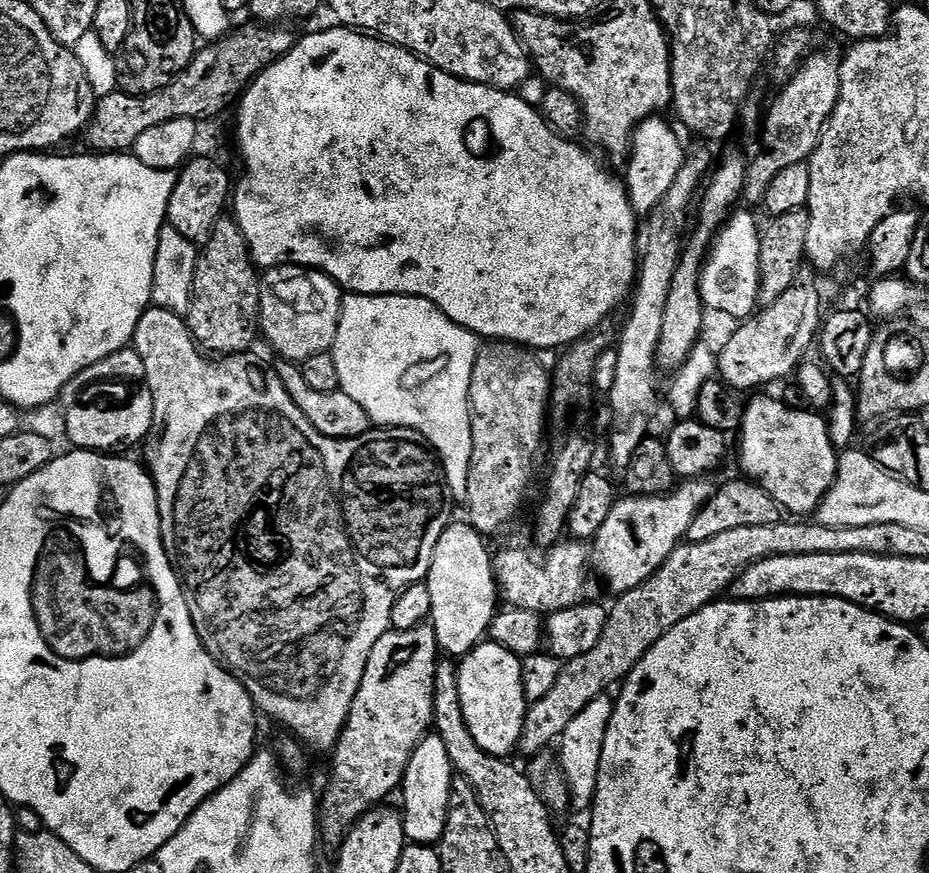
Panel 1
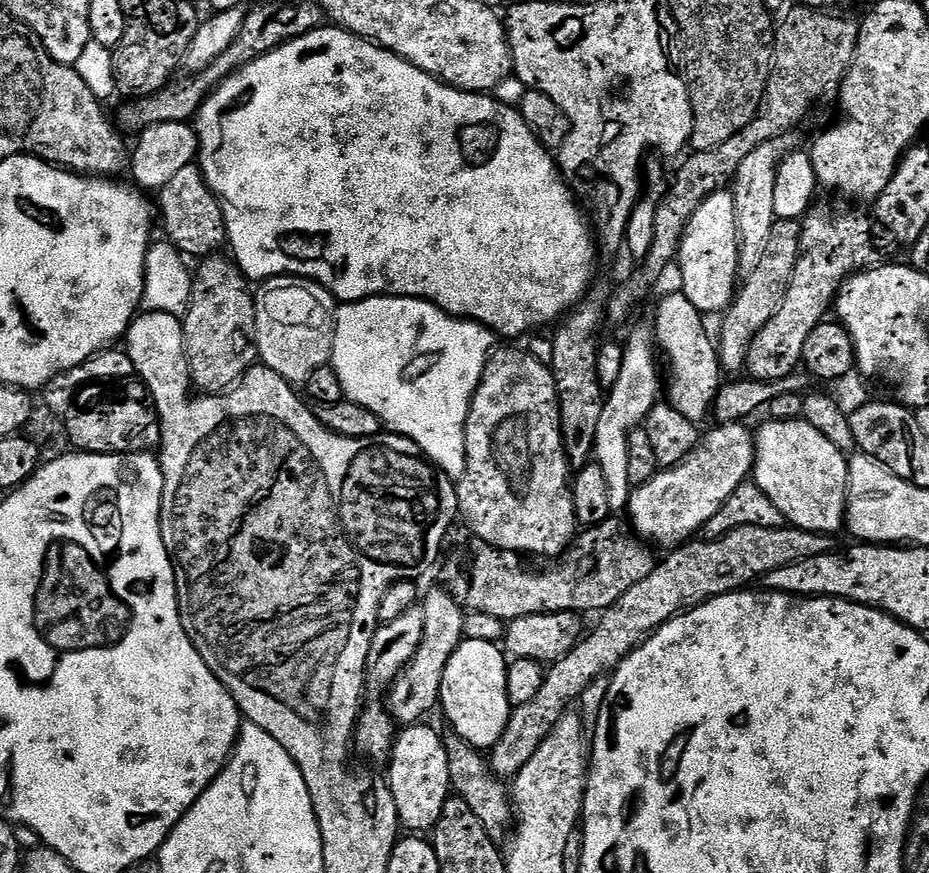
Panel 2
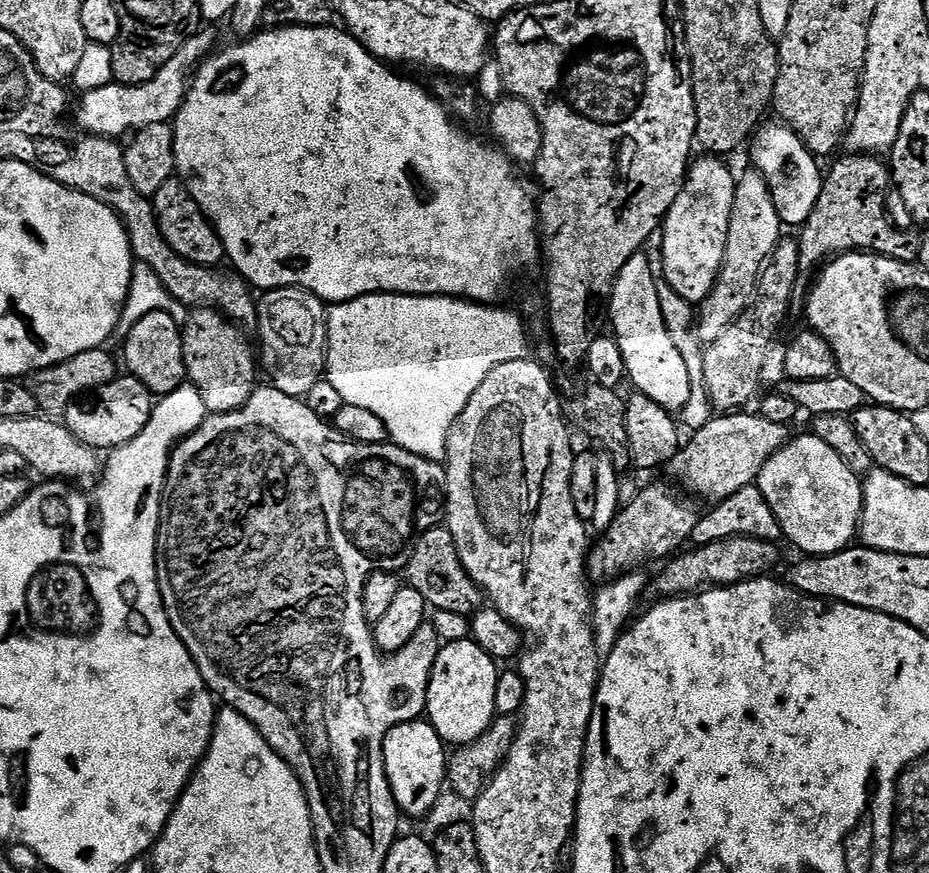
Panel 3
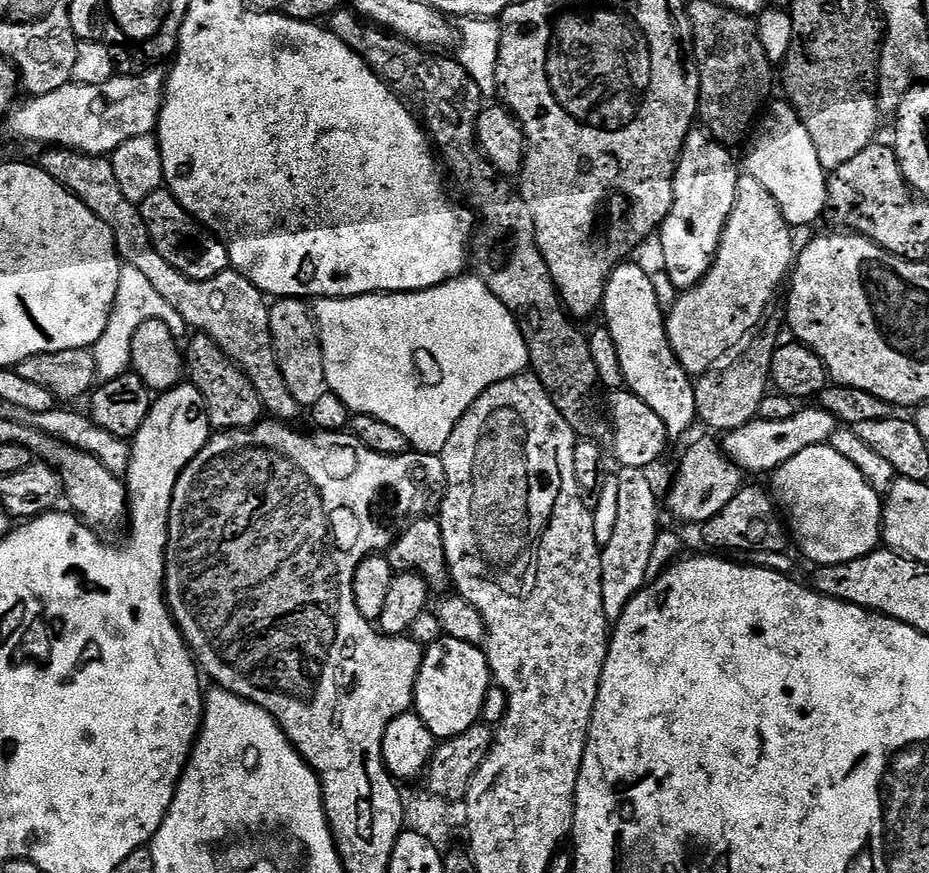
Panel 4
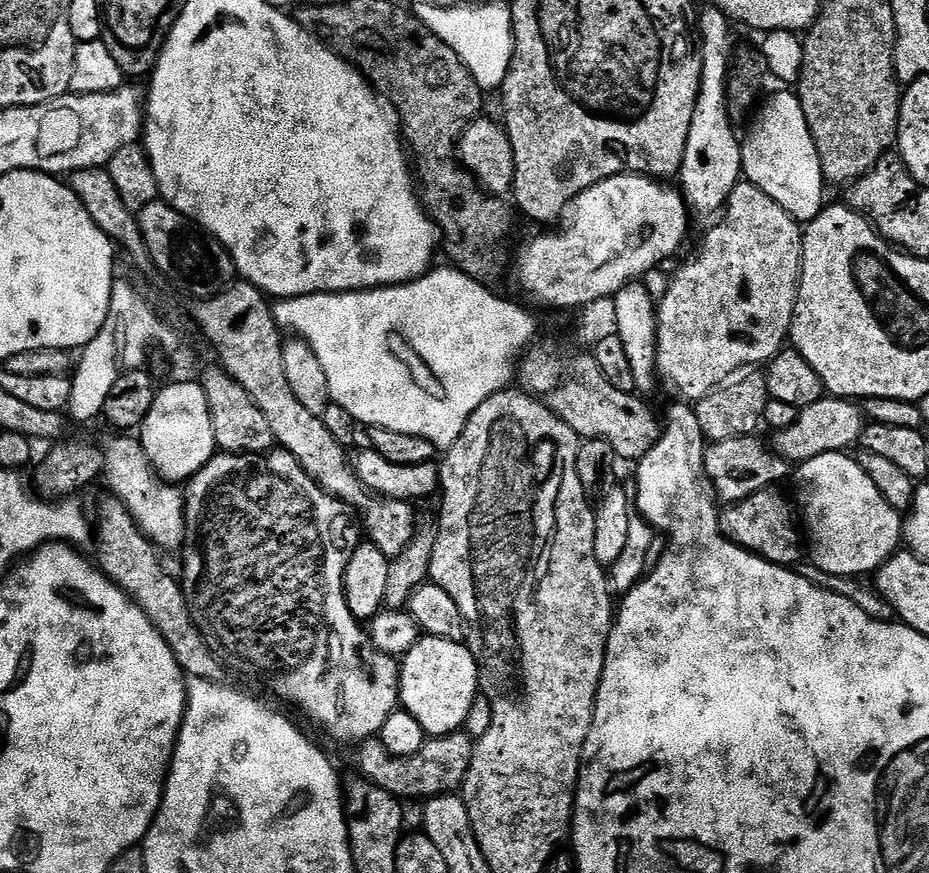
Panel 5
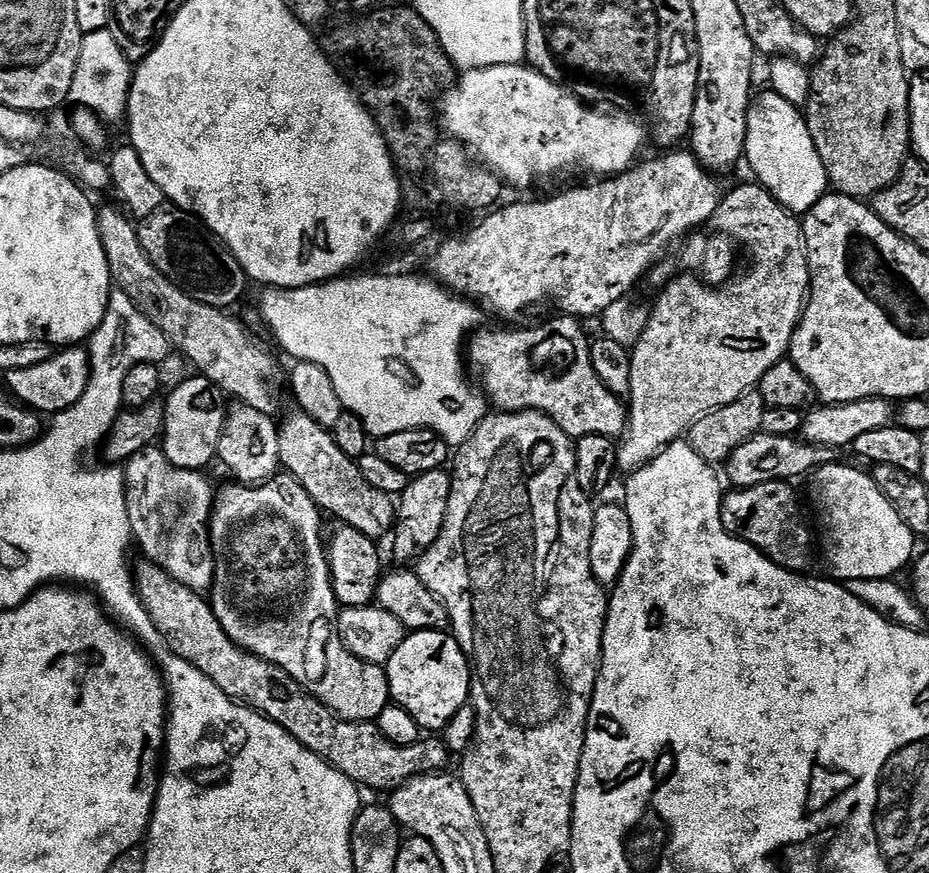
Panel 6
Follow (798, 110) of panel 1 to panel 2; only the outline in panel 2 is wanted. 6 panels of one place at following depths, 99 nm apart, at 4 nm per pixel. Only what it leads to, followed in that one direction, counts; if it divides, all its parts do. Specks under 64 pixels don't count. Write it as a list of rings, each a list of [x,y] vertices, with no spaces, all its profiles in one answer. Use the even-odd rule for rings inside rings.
[[[785,134],[775,140],[762,142],[762,146],[755,148],[748,157],[742,158],[742,166],[738,166],[738,174],[734,181],[734,195],[736,197],[736,229],[740,235],[738,272],[741,277],[748,277],[755,271],[758,262],[762,259],[766,242],[770,242],[770,230],[777,222],[774,210],[774,186],[778,182],[781,160],[789,150],[797,147],[794,137],[795,135]]]

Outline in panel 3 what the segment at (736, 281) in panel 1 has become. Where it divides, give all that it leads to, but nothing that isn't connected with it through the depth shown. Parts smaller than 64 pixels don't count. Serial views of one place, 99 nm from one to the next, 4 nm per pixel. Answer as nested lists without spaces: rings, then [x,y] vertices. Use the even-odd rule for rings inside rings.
[[[712,154],[701,155],[691,161],[686,183],[674,206],[668,211],[662,221],[662,236],[664,232],[664,274],[662,280],[668,283],[678,295],[688,304],[700,306],[712,292],[716,280],[720,276],[720,269],[724,266],[726,242],[730,230],[730,218],[734,210],[737,177],[723,164],[723,159]]]

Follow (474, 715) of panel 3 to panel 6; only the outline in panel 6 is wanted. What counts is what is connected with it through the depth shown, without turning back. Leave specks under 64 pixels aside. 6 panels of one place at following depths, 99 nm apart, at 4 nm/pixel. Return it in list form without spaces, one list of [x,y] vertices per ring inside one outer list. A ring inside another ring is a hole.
[[[416,630],[405,635],[386,665],[386,691],[399,707],[404,708],[416,720],[417,729],[429,728],[436,734],[454,718],[454,714],[469,703],[468,662],[455,637],[444,630]]]

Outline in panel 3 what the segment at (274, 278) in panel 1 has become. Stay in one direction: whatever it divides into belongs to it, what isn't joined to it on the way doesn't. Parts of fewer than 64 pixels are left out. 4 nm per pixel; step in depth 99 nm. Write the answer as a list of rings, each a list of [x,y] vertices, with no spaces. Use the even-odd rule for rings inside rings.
[[[273,288],[263,293],[264,301],[258,304],[258,325],[260,324],[260,340],[264,343],[264,352],[272,363],[274,386],[291,396],[307,397],[326,372],[328,355],[328,322],[326,319],[325,301],[318,299],[313,292],[305,288]]]

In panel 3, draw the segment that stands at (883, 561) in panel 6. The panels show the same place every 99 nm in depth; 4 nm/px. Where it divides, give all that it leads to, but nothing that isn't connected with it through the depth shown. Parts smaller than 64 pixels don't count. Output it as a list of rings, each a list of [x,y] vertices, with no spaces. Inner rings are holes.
[[[807,434],[789,439],[762,466],[758,486],[778,518],[783,539],[801,548],[805,557],[843,552],[857,539],[860,513],[864,511],[864,485],[822,438]]]

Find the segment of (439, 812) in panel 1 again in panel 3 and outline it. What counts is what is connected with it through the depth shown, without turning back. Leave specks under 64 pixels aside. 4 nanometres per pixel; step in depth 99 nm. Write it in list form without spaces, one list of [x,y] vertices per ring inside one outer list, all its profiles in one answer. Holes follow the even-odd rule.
[[[427,719],[411,720],[394,726],[384,735],[384,765],[390,782],[390,790],[396,799],[396,807],[405,817],[427,817],[439,803],[440,791],[446,788],[449,753],[444,739]]]

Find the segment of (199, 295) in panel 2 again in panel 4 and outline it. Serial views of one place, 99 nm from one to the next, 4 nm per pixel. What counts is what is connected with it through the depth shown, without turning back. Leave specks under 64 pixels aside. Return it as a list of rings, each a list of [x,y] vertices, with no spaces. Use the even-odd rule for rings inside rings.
[[[203,334],[193,335],[193,340],[186,344],[186,376],[196,389],[202,394],[204,405],[208,407],[208,423],[216,430],[243,430],[251,428],[262,416],[262,401],[260,395],[254,390],[250,378],[236,365],[228,355],[217,346],[209,336]]]

